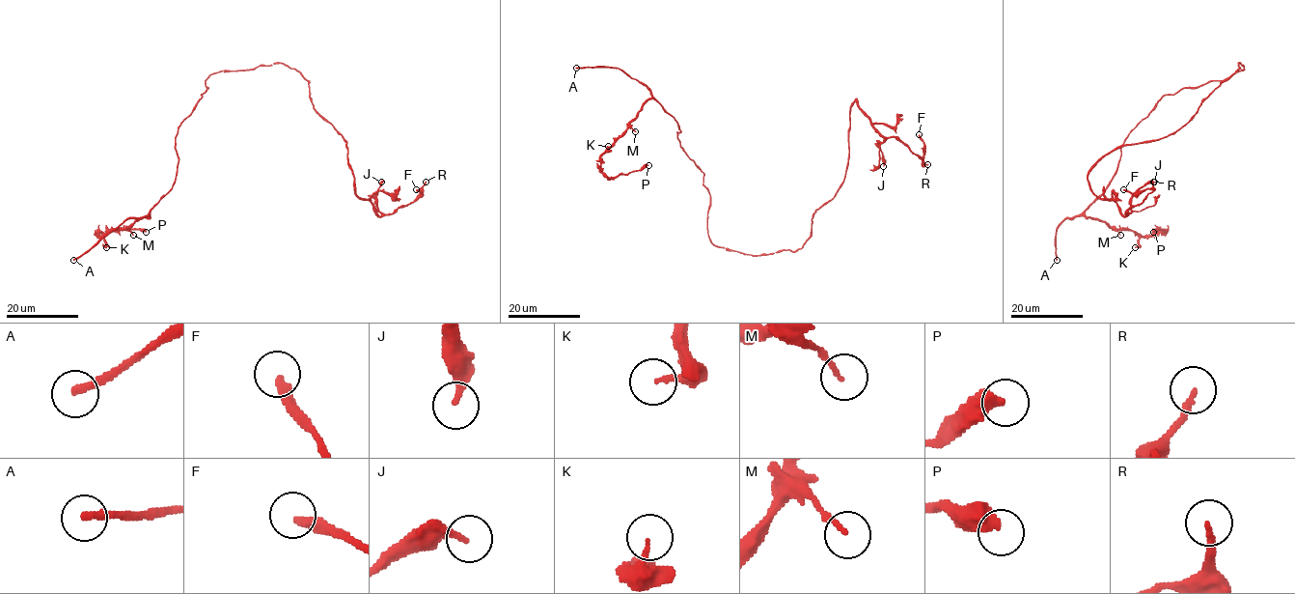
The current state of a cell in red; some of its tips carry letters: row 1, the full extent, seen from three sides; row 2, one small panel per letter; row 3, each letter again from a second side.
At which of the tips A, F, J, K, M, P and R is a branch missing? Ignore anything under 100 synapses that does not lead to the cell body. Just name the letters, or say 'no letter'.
no letter

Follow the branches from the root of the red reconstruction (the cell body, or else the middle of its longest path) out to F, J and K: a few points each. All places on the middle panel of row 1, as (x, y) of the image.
F: (745, 254), (797, 251), (808, 240), (813, 213), (845, 176), (856, 99), (882, 136), (923, 163), (919, 134)
J: (745, 254), (797, 251), (808, 240), (813, 213), (845, 176), (856, 99), (883, 138), (883, 166)
K: (745, 254), (711, 241), (703, 173), (680, 146), (677, 124), (652, 97), (608, 146)

